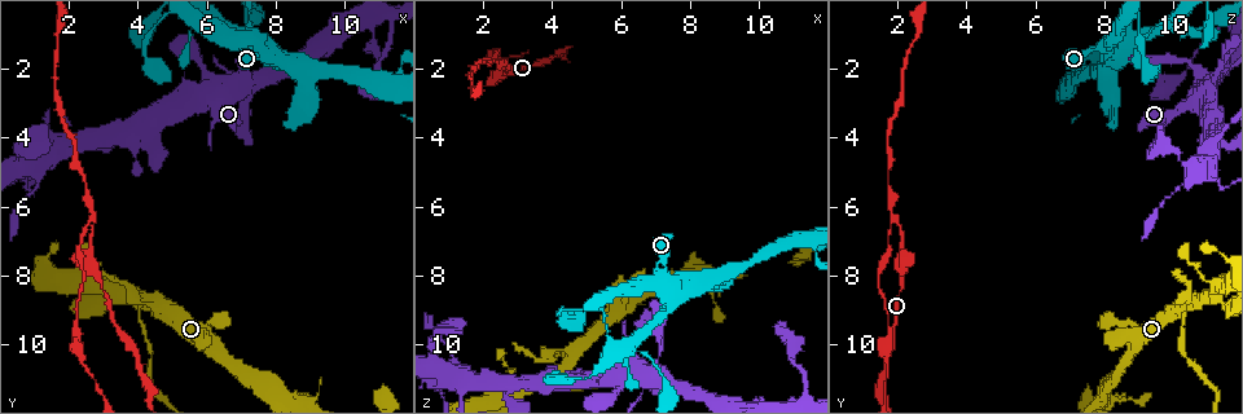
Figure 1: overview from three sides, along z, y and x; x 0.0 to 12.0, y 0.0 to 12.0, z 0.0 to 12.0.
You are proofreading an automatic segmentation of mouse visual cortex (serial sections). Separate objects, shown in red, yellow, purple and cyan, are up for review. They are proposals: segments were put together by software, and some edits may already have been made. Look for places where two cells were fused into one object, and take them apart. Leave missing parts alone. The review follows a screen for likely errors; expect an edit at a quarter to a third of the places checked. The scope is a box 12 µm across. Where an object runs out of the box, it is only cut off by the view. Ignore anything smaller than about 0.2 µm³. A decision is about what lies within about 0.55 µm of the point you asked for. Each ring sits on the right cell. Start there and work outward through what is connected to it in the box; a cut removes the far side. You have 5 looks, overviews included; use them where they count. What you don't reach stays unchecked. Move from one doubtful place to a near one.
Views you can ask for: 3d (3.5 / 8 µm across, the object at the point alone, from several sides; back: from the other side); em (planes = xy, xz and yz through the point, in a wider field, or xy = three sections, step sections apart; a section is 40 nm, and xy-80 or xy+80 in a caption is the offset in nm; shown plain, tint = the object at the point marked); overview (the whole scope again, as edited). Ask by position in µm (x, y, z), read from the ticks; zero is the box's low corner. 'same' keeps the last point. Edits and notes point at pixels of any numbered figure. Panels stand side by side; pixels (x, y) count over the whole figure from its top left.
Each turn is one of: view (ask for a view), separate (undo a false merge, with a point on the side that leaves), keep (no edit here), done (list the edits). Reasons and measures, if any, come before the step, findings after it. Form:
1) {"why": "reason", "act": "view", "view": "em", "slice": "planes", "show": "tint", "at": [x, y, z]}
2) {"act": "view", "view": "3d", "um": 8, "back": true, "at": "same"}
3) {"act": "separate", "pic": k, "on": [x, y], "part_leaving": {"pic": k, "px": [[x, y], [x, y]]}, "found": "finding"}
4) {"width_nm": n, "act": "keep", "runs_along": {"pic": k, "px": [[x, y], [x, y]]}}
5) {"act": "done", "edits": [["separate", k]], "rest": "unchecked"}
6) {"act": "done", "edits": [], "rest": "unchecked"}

{"why": "sharp bend", "act": "view", "view": "3d", "um": 3.5, "at": [0.8, 5.4, 11.5]}

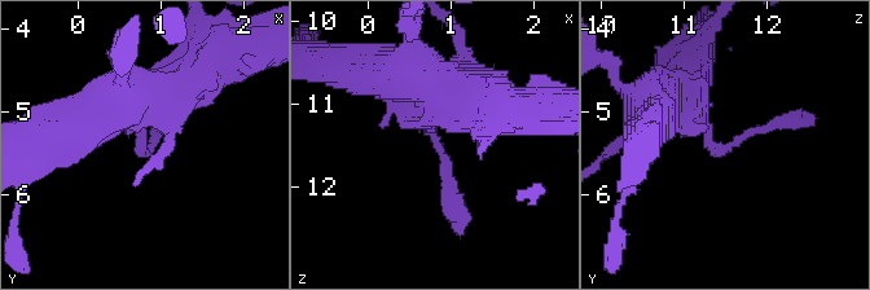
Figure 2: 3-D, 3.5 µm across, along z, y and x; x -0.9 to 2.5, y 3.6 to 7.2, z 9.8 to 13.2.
{"why": "need the tissue", "act": "view", "view": "em", "slice": "xy", "step": 3, "show": "tint", "at": [0.80, 5.50, 11.40]}

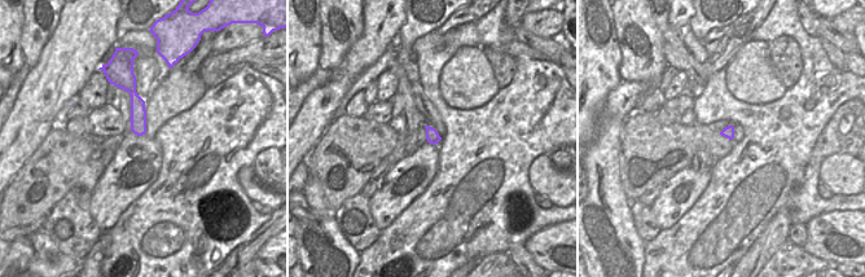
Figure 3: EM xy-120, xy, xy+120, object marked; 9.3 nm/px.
{"act": "keep", "runs_along": {"pic": 3, "px": [[130, 86], [141, 131]]}, "found": "all the same cell"}

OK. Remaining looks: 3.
{"why": "two arms at a narrow angle", "act": "view", "view": "3d", "um": 8, "at": [4.6, 9.0, 10.2]}

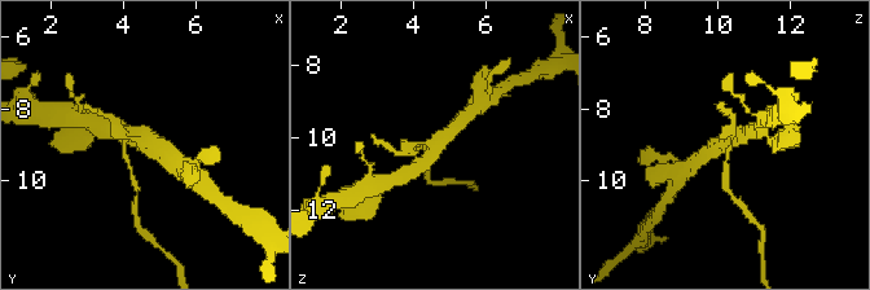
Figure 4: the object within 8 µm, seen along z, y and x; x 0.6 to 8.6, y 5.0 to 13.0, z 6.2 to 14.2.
{"arms": 3, "arm_widths_nm": [200, 350, 350], "why": "need the tissue", "act": "view", "view": "em", "slice": "xy", "step": 1, "show": "tint", "at": [4.5, 8.9, 10.3]}

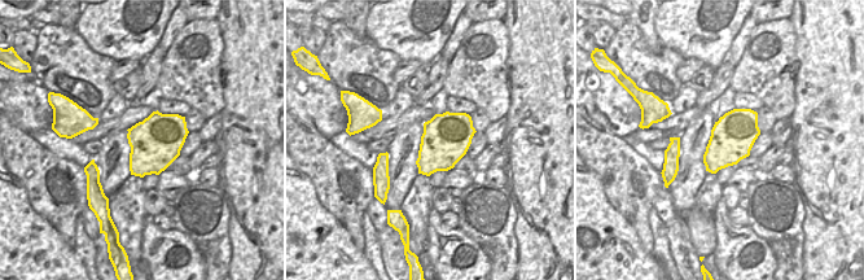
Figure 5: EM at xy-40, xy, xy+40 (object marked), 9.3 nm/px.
{"act": "separate", "pic": 4, "on": [725, 175], "found": "two cells meet here"}

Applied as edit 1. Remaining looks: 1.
{"act": "done", "edits": [["separate", 4]], "rest": "unchecked"}

